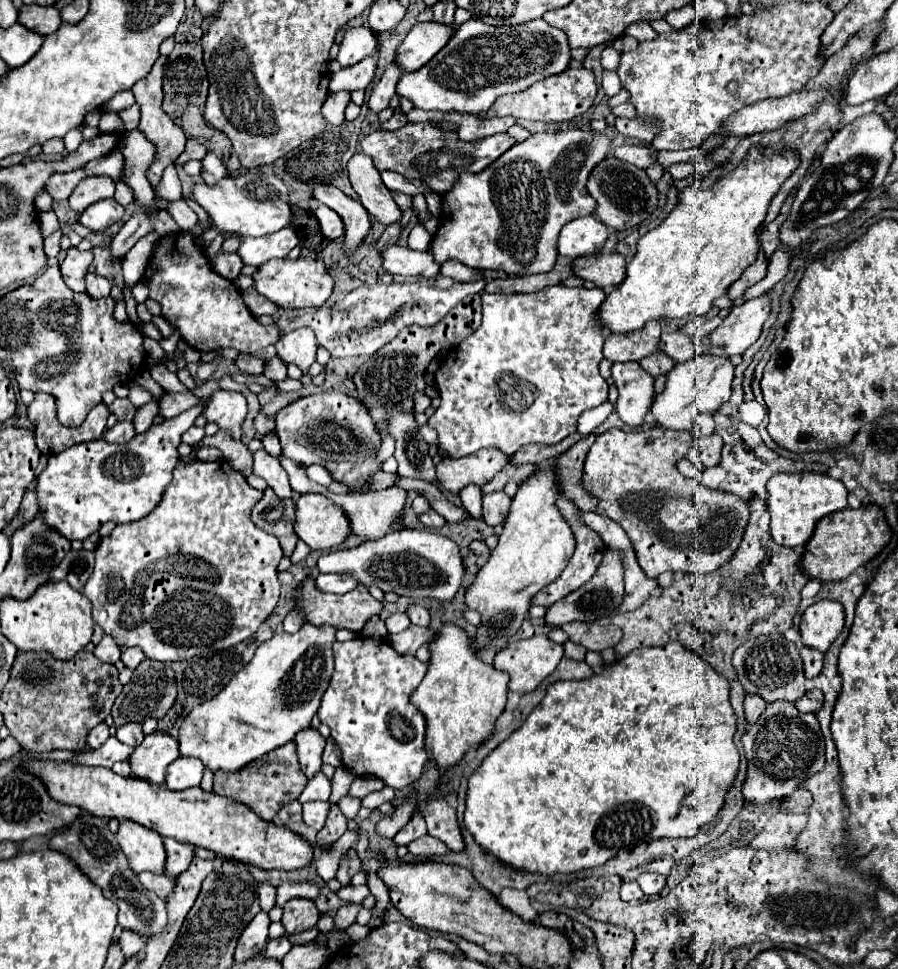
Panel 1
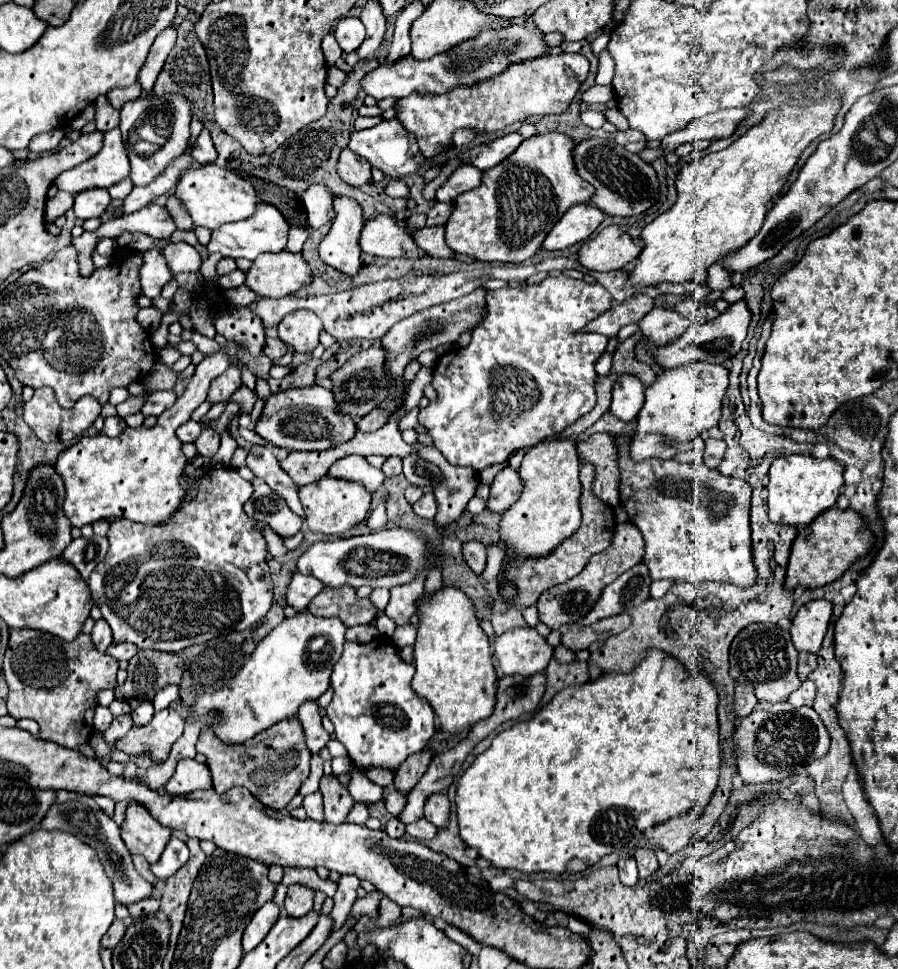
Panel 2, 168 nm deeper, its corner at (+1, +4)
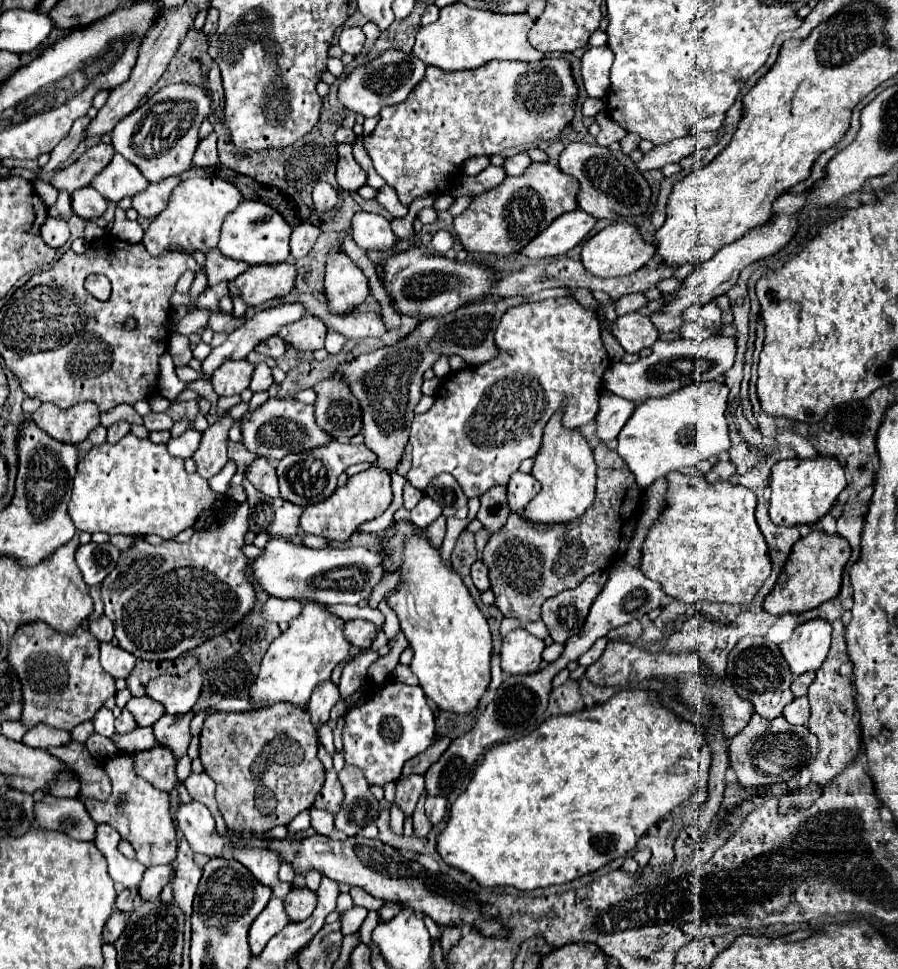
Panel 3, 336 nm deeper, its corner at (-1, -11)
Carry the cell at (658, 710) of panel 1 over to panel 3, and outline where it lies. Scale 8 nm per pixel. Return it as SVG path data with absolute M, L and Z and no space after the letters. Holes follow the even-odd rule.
M624 689L624 691L616 693L608 703L598 703L592 709L576 711L576 715L550 717L530 735L492 747L484 755L482 763L478 765L466 791L454 801L454 805L450 809L448 825L438 835L438 851L448 865L452 865L464 873L470 873L482 887L512 885L516 889L530 891L530 889L538 889L538 887L564 885L564 883L570 883L582 875L594 873L596 869L600 869L600 867L612 863L614 859L622 857L624 853L632 851L636 847L638 839L644 837L652 825L658 825L660 821L664 821L674 811L674 807L690 801L698 791L708 791L710 761L712 761L710 747L704 741L702 731L694 723L690 723L686 719L678 719L670 709L664 709L660 703L660 697L656 693L648 693L642 689Z

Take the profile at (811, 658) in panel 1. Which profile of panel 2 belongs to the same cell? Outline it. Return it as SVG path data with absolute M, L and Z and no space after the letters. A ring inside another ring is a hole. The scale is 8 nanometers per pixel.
M800 652L798 658L798 678L806 680L806 676L816 668L816 654L808 654L808 652Z

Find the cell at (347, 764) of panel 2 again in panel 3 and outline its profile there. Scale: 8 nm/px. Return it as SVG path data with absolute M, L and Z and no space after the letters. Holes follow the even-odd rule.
M344 765L344 769L340 771L340 783L346 797L342 813L336 815L336 829L344 837L354 837L362 827L378 819L378 801L370 793L362 771L354 765Z

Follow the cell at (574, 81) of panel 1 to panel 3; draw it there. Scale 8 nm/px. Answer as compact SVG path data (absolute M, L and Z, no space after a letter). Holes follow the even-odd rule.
M546 57L540 63L492 61L478 69L464 71L442 71L438 67L428 67L424 81L408 95L406 101L380 111L380 123L372 135L364 137L364 143L376 171L390 187L396 189L400 203L408 207L424 193L446 193L452 187L448 179L462 173L462 163L468 157L490 157L510 147L556 137L572 121L576 97L578 87L566 59Z

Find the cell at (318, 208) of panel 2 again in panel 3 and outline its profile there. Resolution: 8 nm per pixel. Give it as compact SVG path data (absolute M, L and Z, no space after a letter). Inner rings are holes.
M318 183L314 187L312 193L312 201L314 201L314 215L318 219L324 219L326 213L330 213L336 203L338 203L338 193L334 191L334 187L330 183Z

